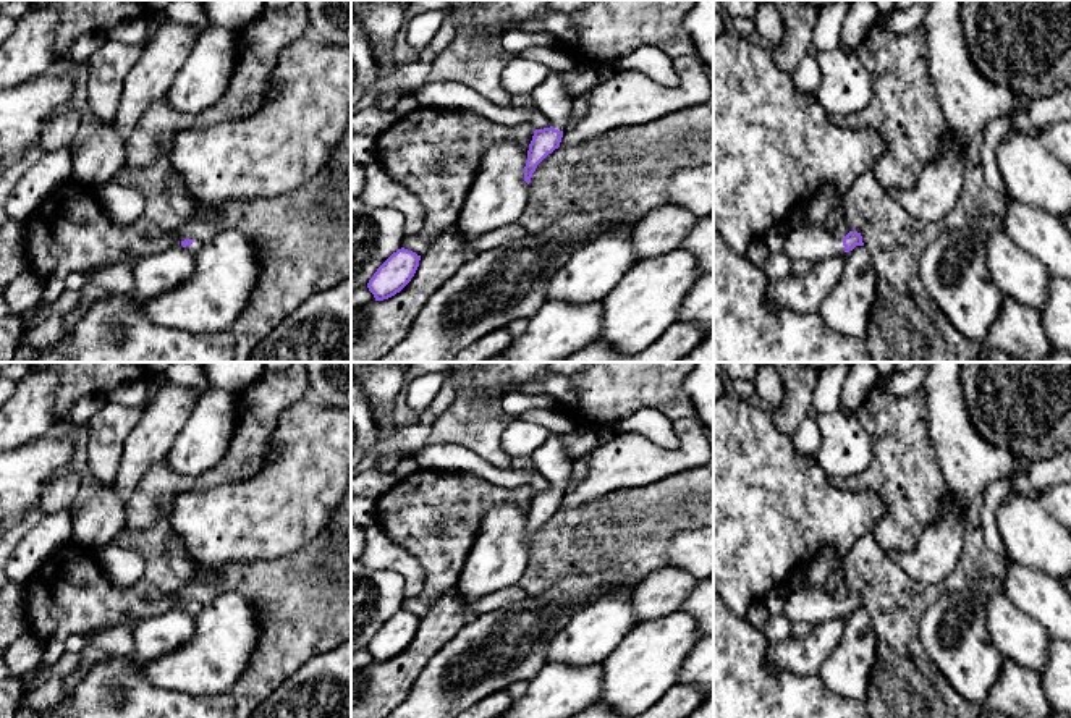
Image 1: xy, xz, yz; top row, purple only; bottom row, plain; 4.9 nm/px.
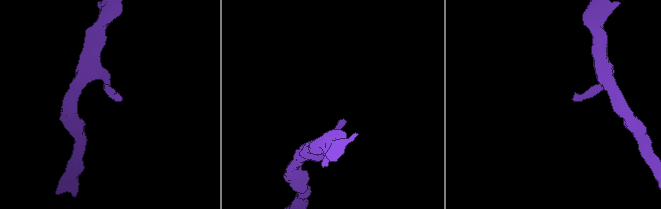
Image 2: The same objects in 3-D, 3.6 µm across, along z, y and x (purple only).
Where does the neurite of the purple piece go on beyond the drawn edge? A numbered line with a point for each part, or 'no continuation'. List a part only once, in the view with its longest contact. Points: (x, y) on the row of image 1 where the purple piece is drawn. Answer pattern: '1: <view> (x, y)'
1: yz (809, 241)

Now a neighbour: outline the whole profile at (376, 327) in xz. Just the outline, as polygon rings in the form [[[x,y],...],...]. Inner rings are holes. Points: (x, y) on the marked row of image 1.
[[[456,225],[421,256],[411,281],[395,296],[351,309],[351,362],[375,362],[406,335],[427,299],[466,262],[469,252]]]

